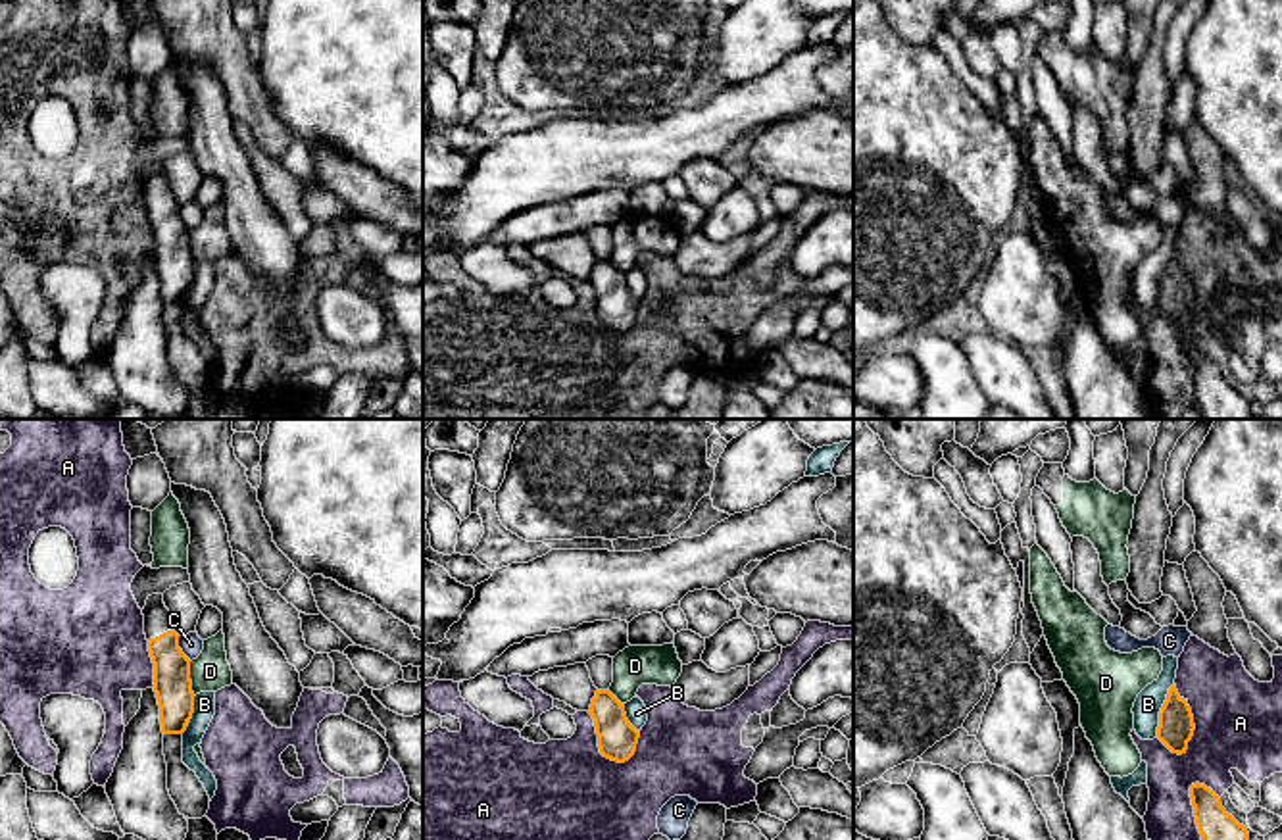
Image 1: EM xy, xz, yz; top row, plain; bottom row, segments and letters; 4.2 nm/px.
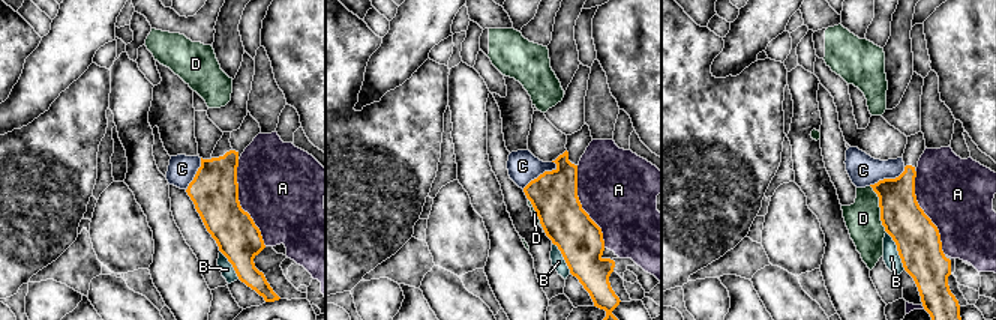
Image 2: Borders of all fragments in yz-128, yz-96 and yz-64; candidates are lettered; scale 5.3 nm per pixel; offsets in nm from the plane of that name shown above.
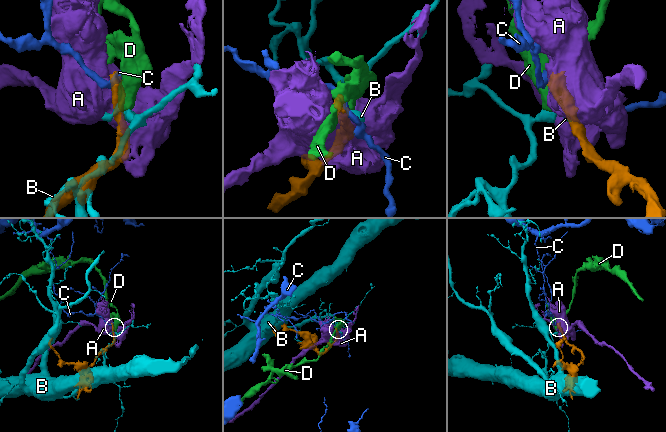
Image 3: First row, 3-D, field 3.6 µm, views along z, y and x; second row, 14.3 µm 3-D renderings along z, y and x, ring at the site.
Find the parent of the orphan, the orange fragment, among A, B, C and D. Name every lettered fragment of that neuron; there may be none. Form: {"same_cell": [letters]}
{"same_cell": ["D"]}

